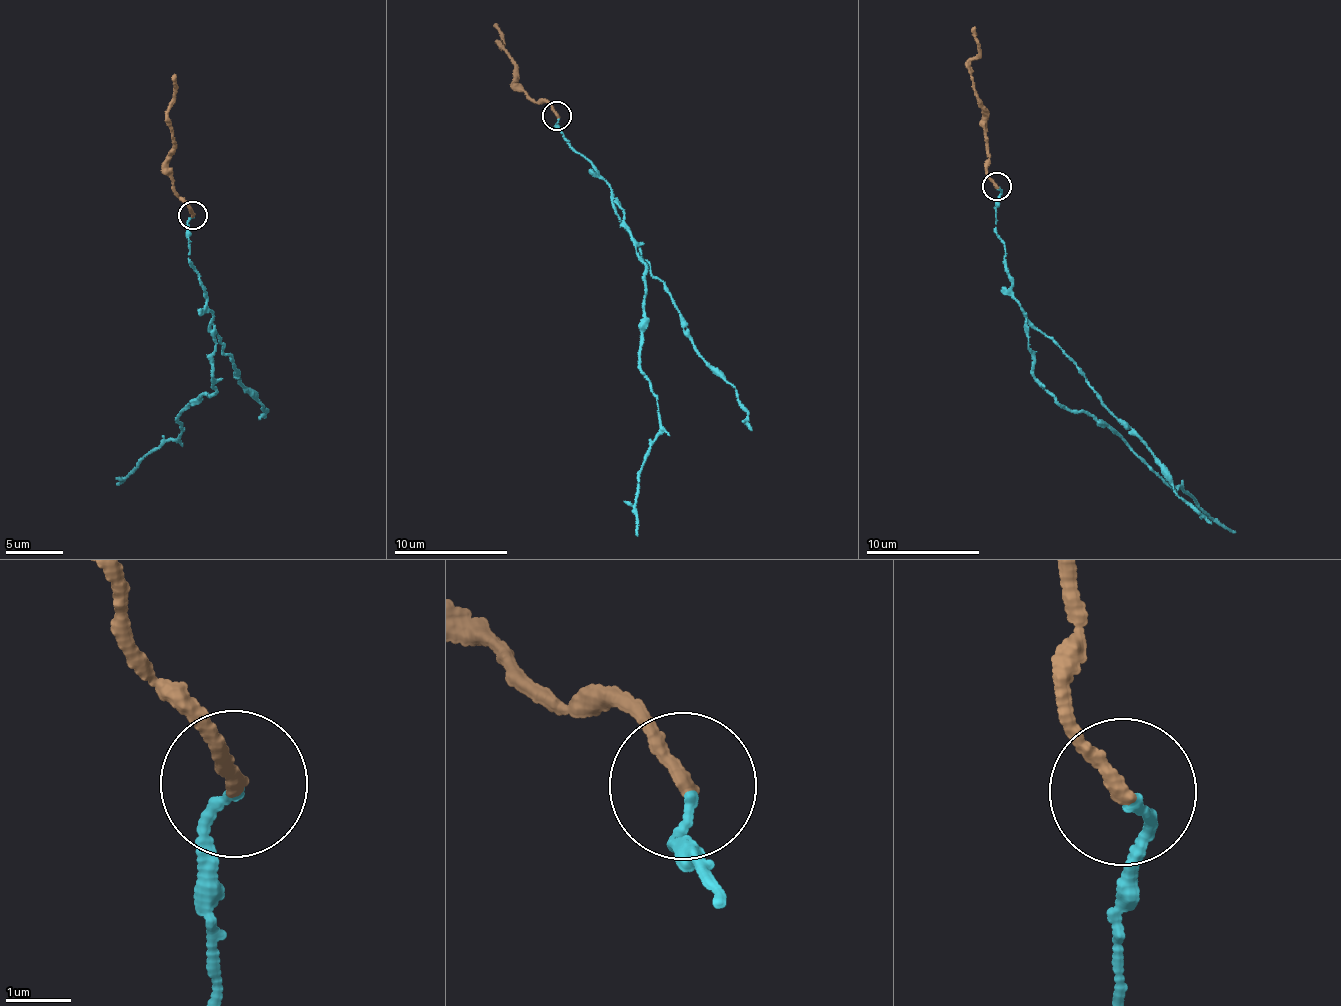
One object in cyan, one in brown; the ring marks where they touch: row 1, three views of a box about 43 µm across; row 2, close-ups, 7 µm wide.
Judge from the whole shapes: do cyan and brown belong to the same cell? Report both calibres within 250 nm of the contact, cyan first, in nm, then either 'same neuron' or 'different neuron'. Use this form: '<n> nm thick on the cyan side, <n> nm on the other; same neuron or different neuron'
130 nm thick on the cyan side, 220 nm on the other; different neuron

